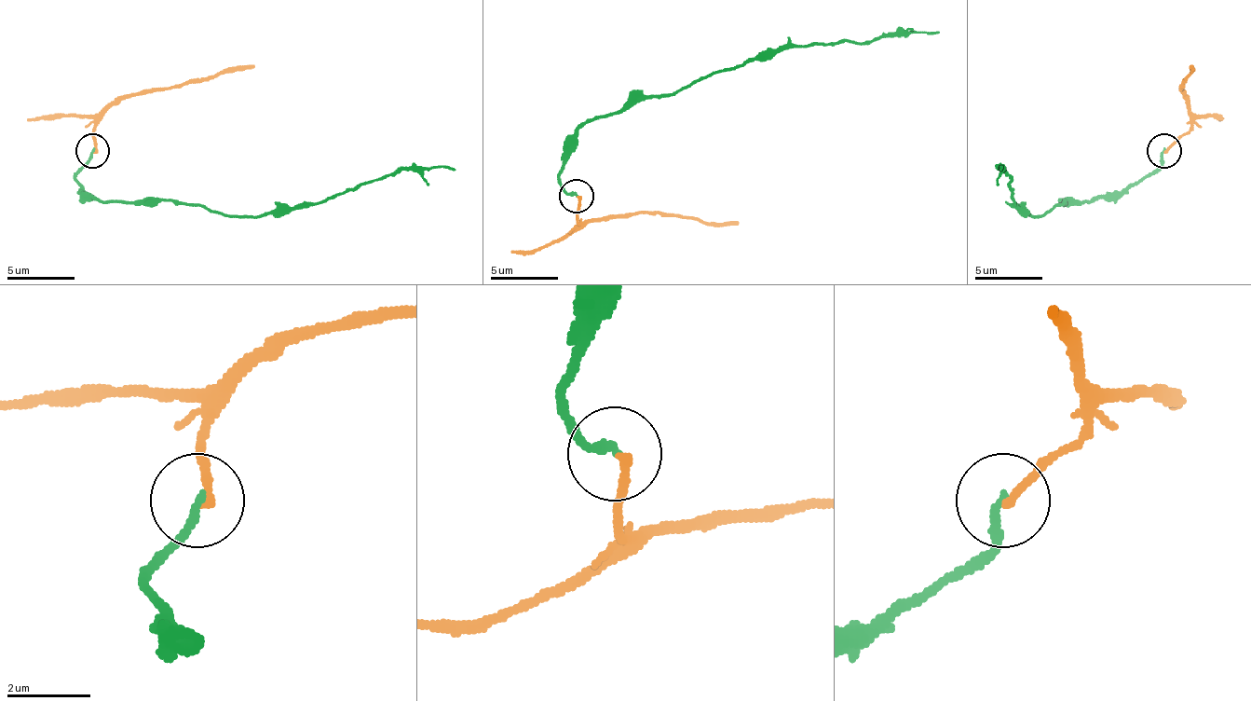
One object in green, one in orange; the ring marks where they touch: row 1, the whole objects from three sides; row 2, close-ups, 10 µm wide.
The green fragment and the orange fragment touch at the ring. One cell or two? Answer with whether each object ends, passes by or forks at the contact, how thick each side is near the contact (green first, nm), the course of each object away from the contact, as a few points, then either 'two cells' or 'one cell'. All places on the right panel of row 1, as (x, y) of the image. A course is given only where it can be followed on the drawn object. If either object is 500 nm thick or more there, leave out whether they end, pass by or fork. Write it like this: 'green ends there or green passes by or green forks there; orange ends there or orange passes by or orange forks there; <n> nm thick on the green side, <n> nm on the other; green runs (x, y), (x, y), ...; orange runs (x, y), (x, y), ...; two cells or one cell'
green ends there; orange ends there; 220 nm thick on the green side, 190 nm on the other; green runs (1164, 150), (1155, 171), (1137, 181), (1090, 201), (1066, 201), (1045, 214), (1014, 204), (1012, 181), (1001, 171); orange runs (1164, 150), (1189, 130), (1189, 105), (1182, 91), (1192, 71), (1189, 64); two cells

